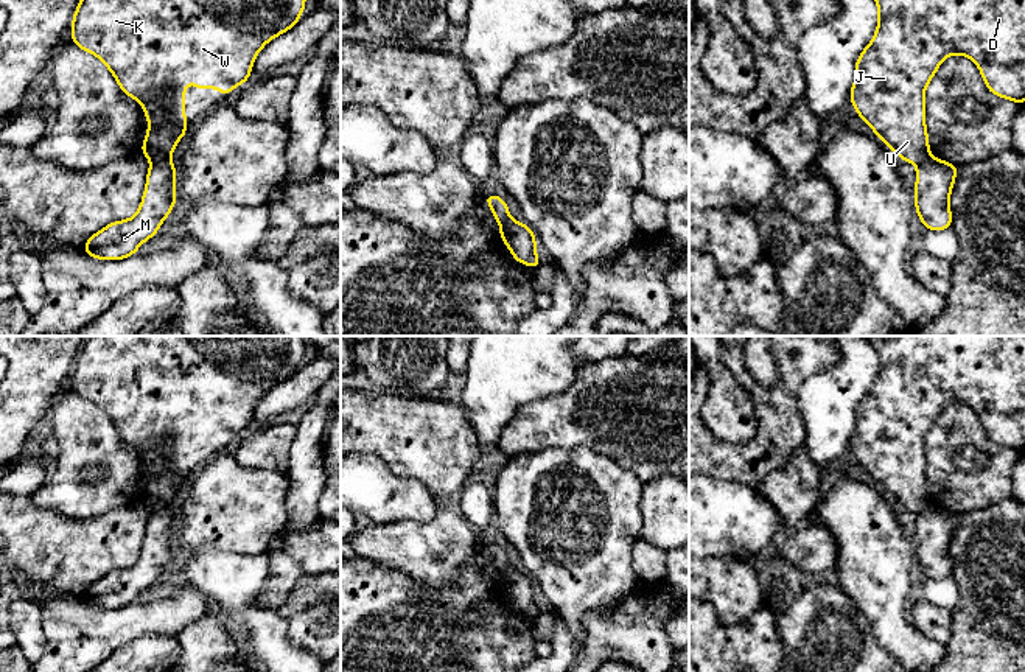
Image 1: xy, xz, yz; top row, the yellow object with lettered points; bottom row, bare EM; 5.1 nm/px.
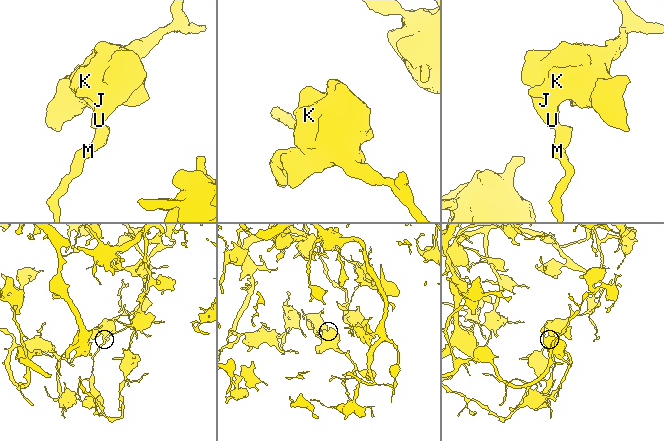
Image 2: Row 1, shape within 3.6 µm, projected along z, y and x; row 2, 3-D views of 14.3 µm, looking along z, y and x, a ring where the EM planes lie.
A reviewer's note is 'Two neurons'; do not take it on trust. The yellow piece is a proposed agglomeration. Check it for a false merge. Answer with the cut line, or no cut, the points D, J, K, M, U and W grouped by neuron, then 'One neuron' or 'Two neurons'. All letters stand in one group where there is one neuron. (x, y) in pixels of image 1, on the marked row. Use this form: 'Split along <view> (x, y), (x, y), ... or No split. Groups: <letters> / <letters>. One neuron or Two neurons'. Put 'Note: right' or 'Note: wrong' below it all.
Split along xy (168, 157), (153, 164). Groups: D J K U W / M. Two neurons
Note: right

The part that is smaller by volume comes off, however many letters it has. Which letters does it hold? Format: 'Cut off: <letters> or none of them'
Cut off: M

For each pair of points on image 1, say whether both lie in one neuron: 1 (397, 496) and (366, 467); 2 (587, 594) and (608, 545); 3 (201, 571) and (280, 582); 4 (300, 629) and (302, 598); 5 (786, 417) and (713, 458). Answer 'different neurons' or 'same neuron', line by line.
1: same neuron
2: same neuron
3: different neurons
4: different neurons
5: same neuron

